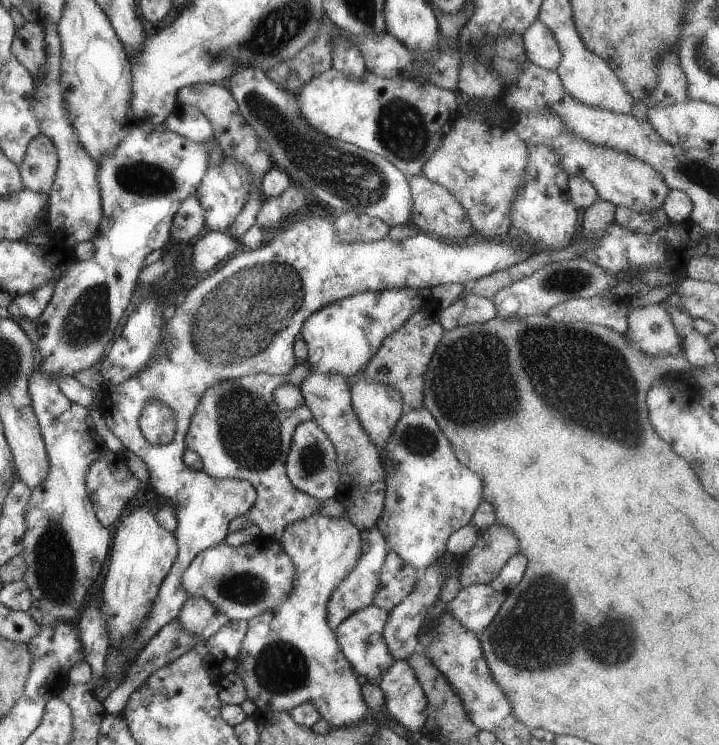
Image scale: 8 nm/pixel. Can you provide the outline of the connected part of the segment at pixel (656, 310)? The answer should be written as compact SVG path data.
M662 304L630 307L627 340L653 356L676 355L682 351L680 336L669 311Z

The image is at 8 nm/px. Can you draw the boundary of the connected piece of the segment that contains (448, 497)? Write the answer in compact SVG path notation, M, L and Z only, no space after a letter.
M425 409L404 412L384 444L385 502L377 529L394 552L424 572L447 552L450 535L471 523L483 499L483 481L463 466L434 416Z

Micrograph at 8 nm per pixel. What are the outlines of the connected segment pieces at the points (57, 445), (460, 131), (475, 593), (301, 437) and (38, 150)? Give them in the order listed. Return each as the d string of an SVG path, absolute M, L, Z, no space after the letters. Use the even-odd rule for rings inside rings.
M38 368L32 370L28 378L28 392L48 456L48 474L38 487L32 488L30 500L26 504L26 533L22 554L27 568L23 581L30 588L33 598L29 611L34 621L39 626L55 626L58 622L77 621L84 608L84 601L90 594L91 585L98 580L111 550L110 532L98 522L86 490L86 474L90 466L98 462L98 458L108 456L110 449L94 430L88 409L68 400L56 380L46 378L46 374L42 374Z
M458 117L442 144L422 166L422 175L444 186L466 210L476 236L493 239L507 234L512 224L512 202L524 188L524 170L530 162L528 146L518 138L511 125L488 126Z
M490 583L461 586L456 598L447 603L447 610L466 630L478 633L494 620L505 598Z
M313 419L302 422L298 424L292 436L290 451L285 463L287 478L299 492L317 500L328 501L330 498L338 497L337 491L341 485L336 458L334 444L322 428Z
M36 134L19 165L23 186L38 193L49 193L57 169L56 146L44 134Z

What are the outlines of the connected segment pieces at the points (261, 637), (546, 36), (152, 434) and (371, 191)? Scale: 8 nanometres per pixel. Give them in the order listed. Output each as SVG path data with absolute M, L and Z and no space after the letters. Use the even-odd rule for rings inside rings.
M316 513L286 526L280 545L296 568L296 582L284 602L260 612L248 620L248 629L235 658L236 674L242 678L247 699L259 710L291 712L304 702L312 702L332 728L354 726L372 718L370 708L362 698L362 681L342 654L335 632L326 622L326 604L334 588L354 570L362 555L360 530L346 517L334 518Z
M539 19L534 20L523 35L528 59L536 66L556 71L561 60L561 51L552 30Z
M152 400L140 414L140 428L153 444L168 444L175 434L176 417L160 400Z
M254 66L238 68L232 74L230 83L230 93L236 100L234 107L256 132L264 149L270 155L272 166L282 168L290 176L292 183L302 182L306 188L310 188L310 192L323 205L330 207L335 214L346 212L368 214L373 218L384 220L386 224L390 224L390 227L411 225L412 198L408 179L392 162L348 142L326 136L318 132L316 128L312 128L300 112L301 106L298 106L297 94L281 88L276 82L267 78L262 70L256 70Z

